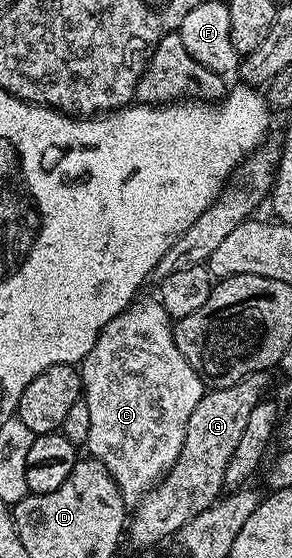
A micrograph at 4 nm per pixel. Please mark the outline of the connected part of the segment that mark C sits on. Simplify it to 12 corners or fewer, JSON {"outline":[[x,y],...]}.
{"outline":[[161,300],[80,363],[85,448],[138,502],[184,447],[204,378]]}

